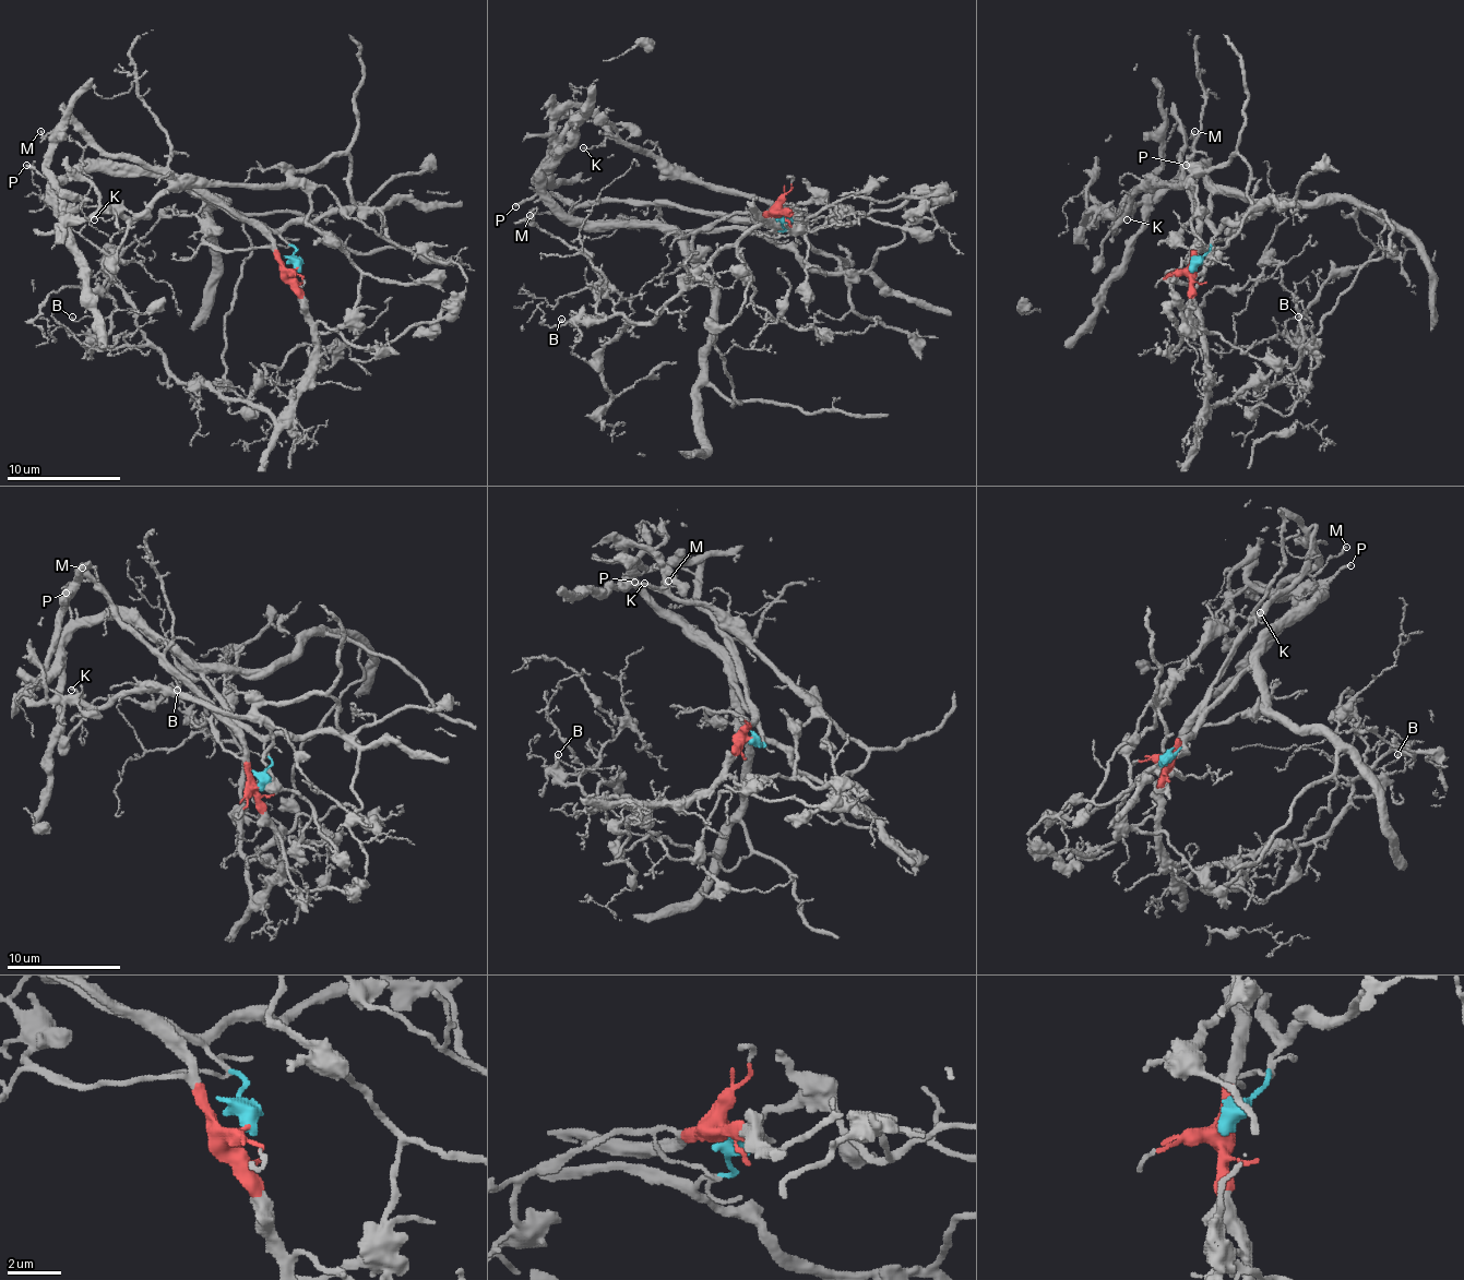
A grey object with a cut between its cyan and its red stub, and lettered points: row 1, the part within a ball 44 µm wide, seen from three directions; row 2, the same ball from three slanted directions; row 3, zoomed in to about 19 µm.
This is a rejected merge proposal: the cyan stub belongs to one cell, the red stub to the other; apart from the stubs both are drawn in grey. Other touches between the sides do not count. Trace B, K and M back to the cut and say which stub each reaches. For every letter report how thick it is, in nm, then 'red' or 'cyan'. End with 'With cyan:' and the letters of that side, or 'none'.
B: 140 nm | red
K: 140 nm | red
M: 160 nm | red
With cyan: none

